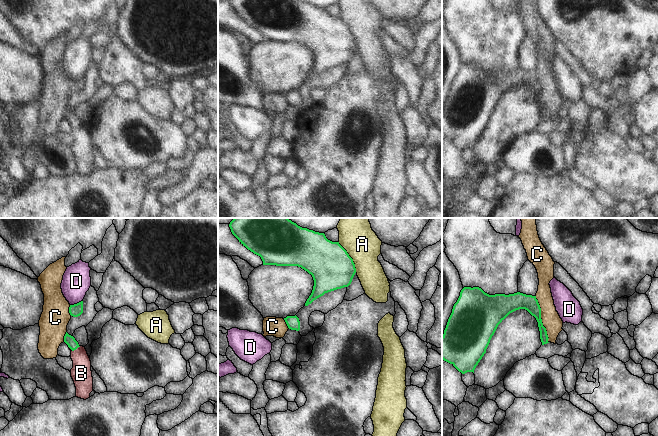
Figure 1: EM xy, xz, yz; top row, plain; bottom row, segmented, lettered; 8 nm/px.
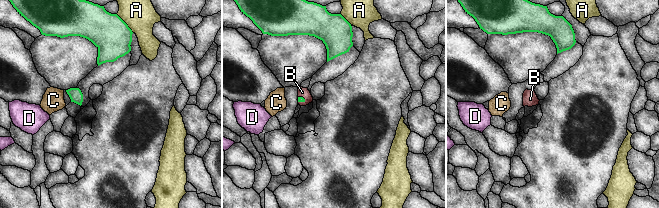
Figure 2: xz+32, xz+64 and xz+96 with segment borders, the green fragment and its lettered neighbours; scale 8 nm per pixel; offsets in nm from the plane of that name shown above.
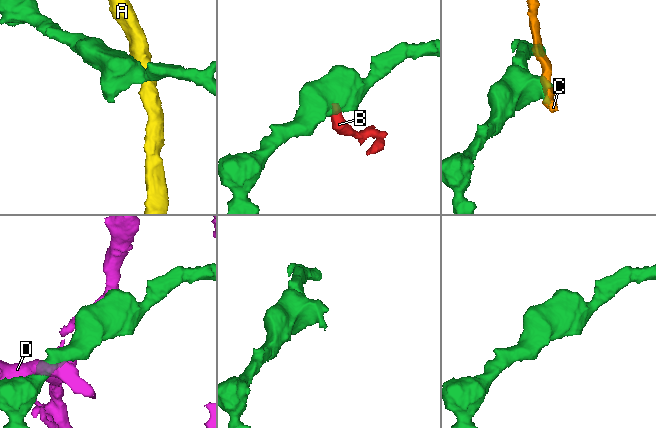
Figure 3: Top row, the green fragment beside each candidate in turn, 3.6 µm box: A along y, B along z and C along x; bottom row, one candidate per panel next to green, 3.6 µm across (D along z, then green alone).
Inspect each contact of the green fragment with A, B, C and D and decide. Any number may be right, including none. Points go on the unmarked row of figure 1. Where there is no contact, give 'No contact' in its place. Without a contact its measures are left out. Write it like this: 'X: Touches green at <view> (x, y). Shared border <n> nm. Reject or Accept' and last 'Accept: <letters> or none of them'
A: Touches green at xz (350, 33). Shared border 300 nm. Reject
B: Touches green at xy (75, 125). Shared border 90 nm. Accept
C: Touches green at yz (541, 95). Shared border 400 nm. Reject
D: Touches green at xy (77, 79). Shared border 110 nm. Reject
Accept: B

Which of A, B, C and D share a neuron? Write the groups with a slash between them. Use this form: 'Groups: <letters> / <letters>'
Groups: A / B / C / D

